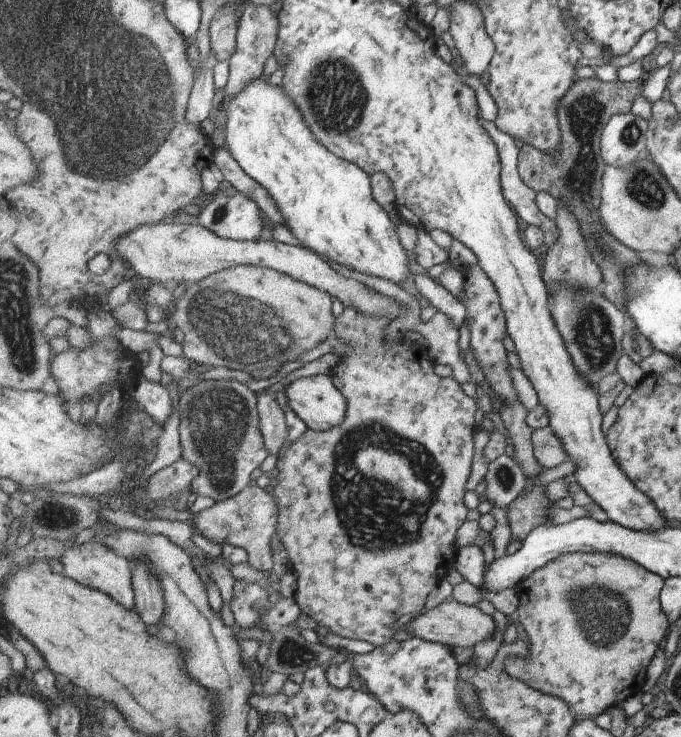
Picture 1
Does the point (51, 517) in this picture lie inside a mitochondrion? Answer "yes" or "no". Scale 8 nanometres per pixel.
yes

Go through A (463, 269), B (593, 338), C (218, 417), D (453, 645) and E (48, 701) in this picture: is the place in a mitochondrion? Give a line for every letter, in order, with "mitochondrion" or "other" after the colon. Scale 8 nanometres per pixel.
A: other
B: mitochondrion
C: mitochondrion
D: other
E: other

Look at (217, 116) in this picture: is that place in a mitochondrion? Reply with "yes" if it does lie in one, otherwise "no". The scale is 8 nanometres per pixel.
no

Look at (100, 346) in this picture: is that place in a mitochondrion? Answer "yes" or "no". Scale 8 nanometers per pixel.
no

